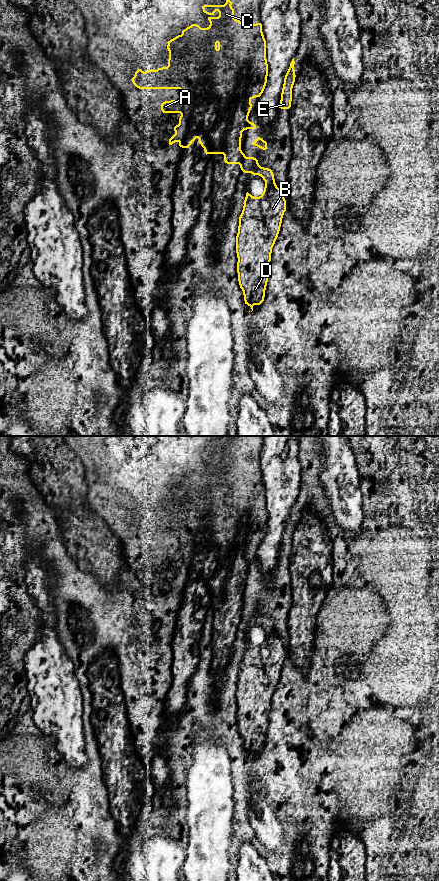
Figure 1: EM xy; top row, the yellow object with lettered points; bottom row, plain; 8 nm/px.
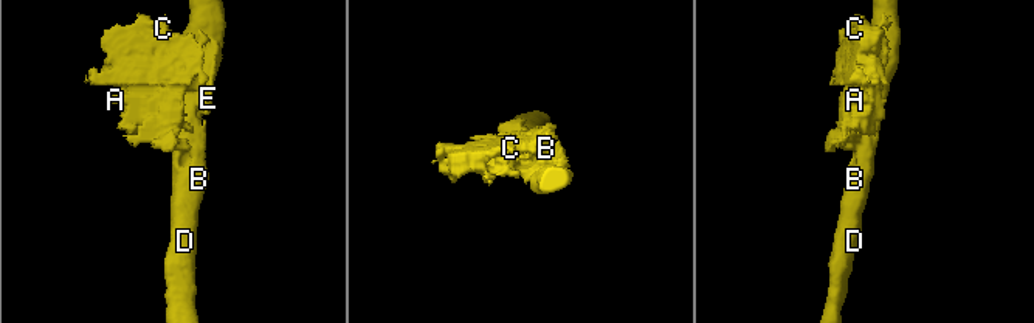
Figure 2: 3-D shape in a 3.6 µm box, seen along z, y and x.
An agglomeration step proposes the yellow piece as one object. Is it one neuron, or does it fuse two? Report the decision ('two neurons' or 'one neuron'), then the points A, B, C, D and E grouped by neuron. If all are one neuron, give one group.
two neurons | A C E / B D

